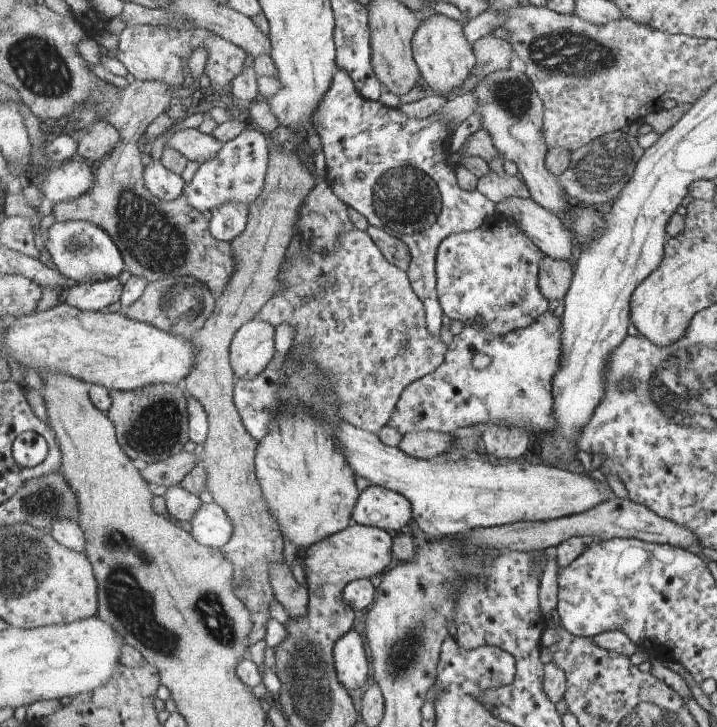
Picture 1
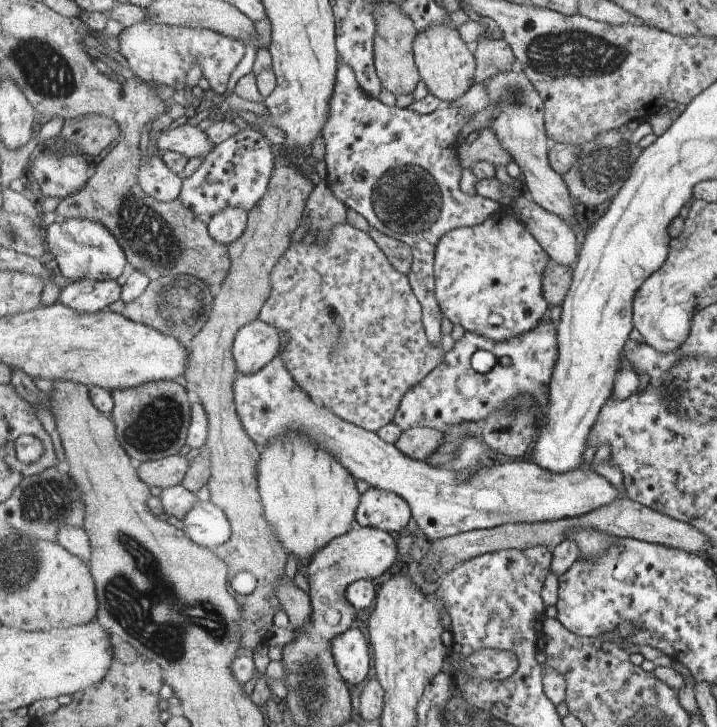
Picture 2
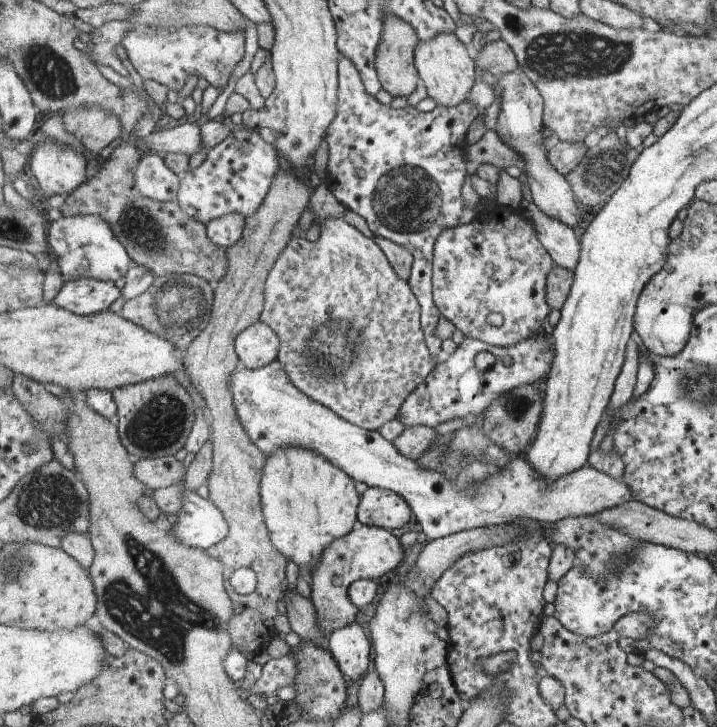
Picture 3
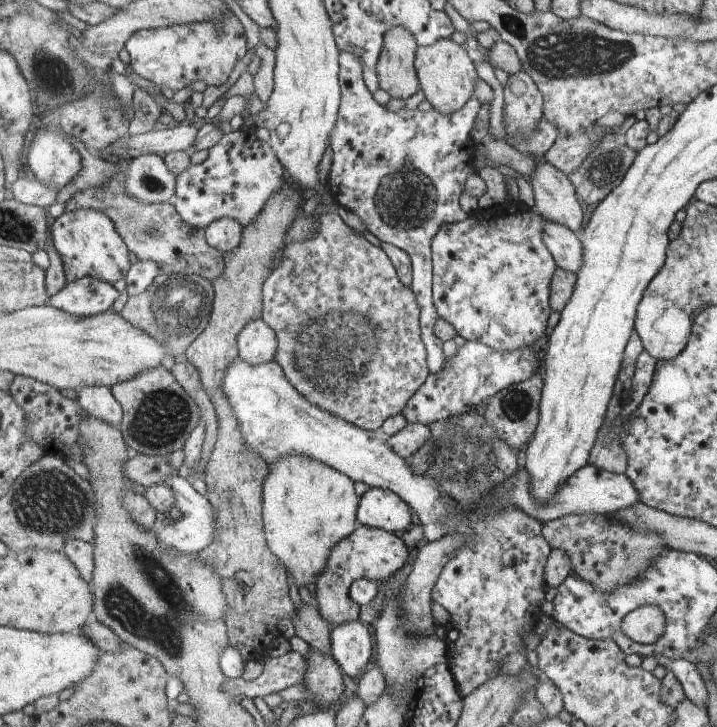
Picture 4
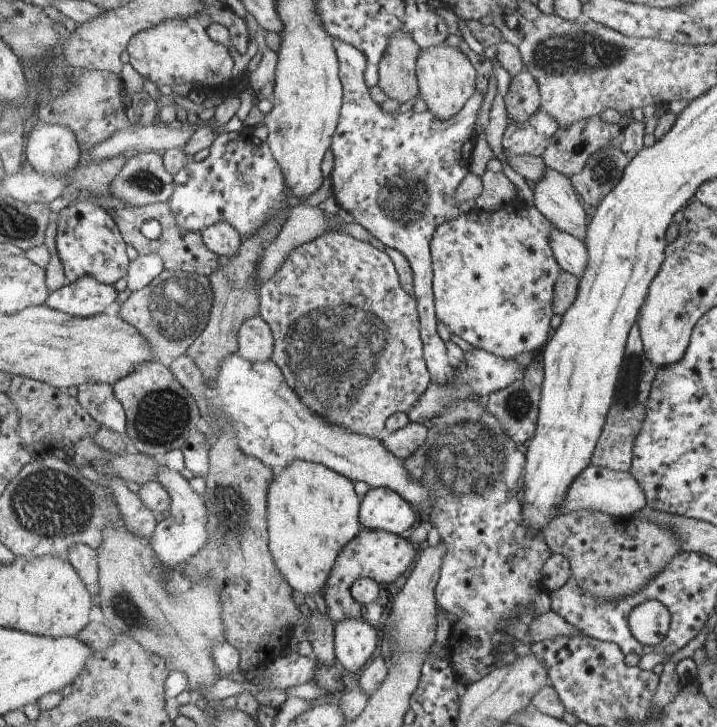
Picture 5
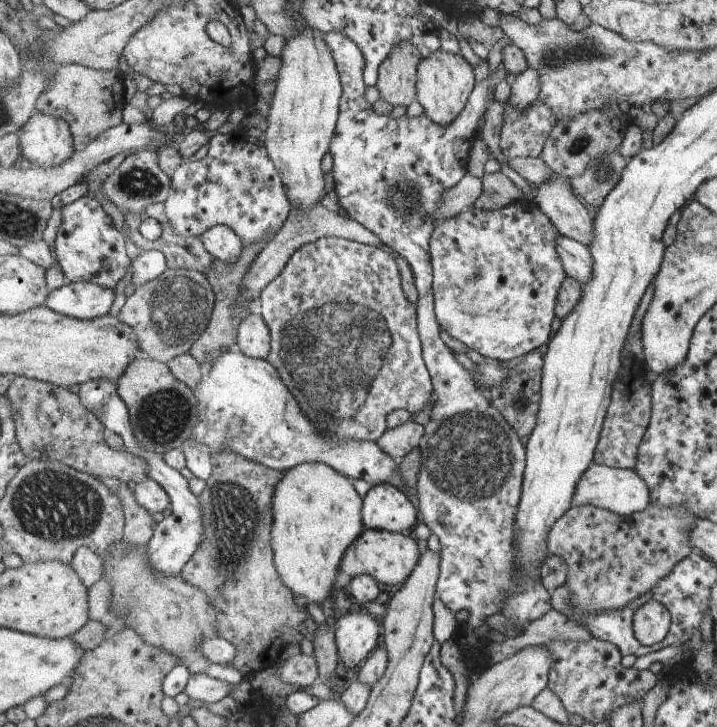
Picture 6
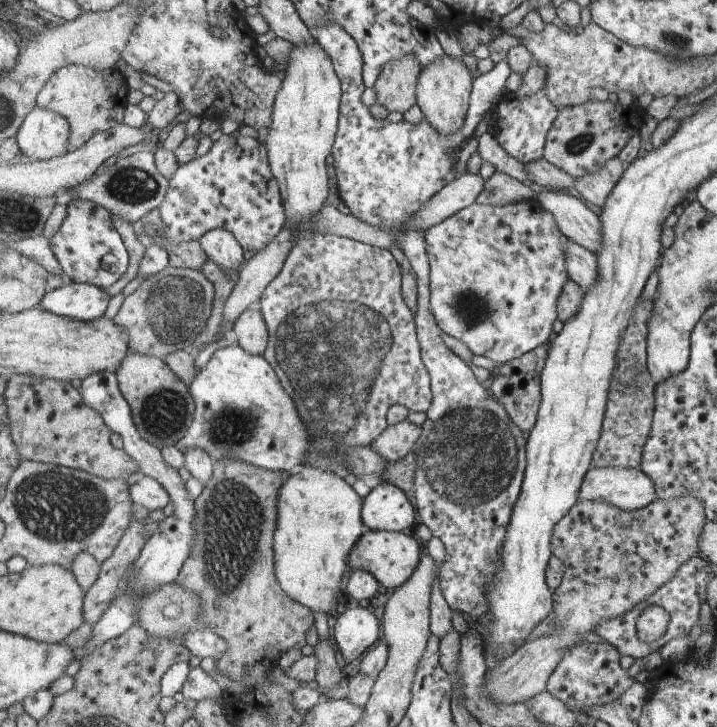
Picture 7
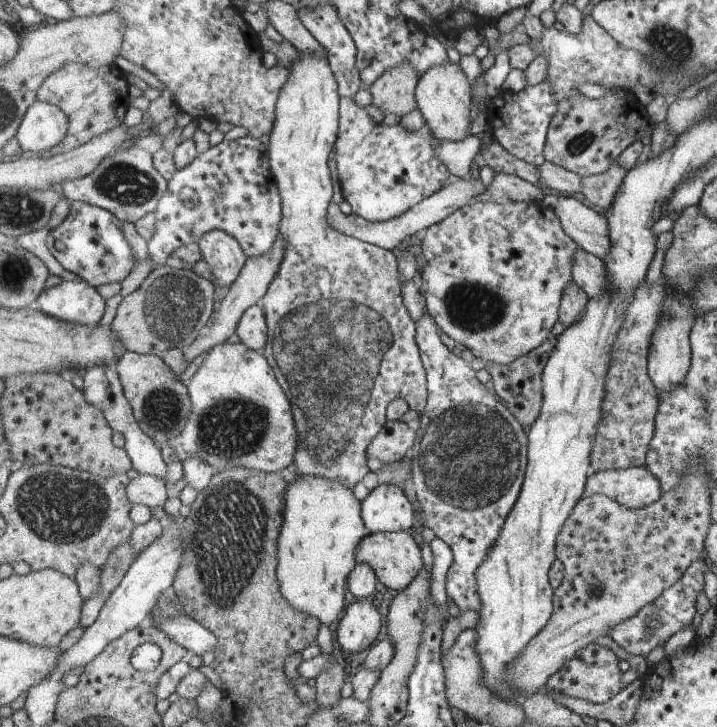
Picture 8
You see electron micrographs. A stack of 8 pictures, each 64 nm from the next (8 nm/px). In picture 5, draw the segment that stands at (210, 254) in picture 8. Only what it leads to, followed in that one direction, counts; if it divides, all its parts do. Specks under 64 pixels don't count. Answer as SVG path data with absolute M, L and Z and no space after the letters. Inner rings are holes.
M217 222L203 232L205 244L220 257L235 256L241 248L243 236L231 222Z

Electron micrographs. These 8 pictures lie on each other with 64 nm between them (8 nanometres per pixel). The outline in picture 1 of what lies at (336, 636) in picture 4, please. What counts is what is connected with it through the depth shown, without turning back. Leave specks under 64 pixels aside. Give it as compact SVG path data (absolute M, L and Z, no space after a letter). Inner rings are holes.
M353 629L334 648L334 660L341 684L348 690L363 688L371 676L371 662L365 650L365 640Z

